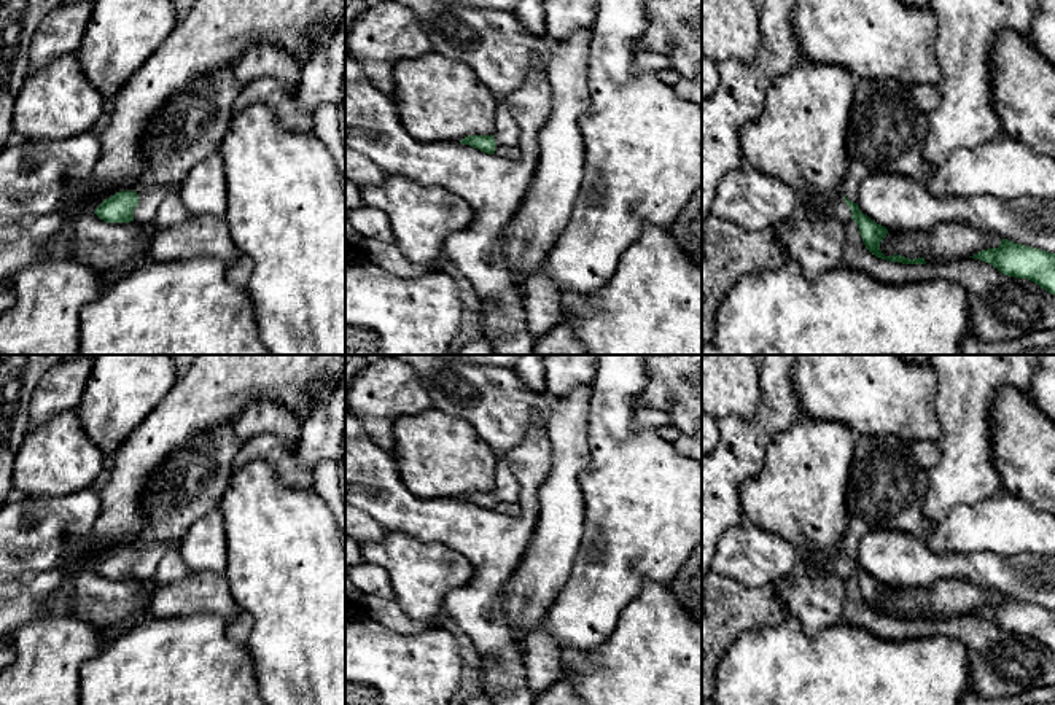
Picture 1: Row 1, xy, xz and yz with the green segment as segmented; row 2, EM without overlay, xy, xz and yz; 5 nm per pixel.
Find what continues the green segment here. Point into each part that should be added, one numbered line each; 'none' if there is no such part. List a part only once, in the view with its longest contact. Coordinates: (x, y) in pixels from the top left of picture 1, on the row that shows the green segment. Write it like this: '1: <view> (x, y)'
1: xy (148, 202)

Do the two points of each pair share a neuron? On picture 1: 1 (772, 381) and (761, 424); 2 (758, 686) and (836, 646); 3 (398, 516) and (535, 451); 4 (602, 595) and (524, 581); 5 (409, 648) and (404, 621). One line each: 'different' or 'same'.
1: same
2: same
3: same
4: different
5: different

